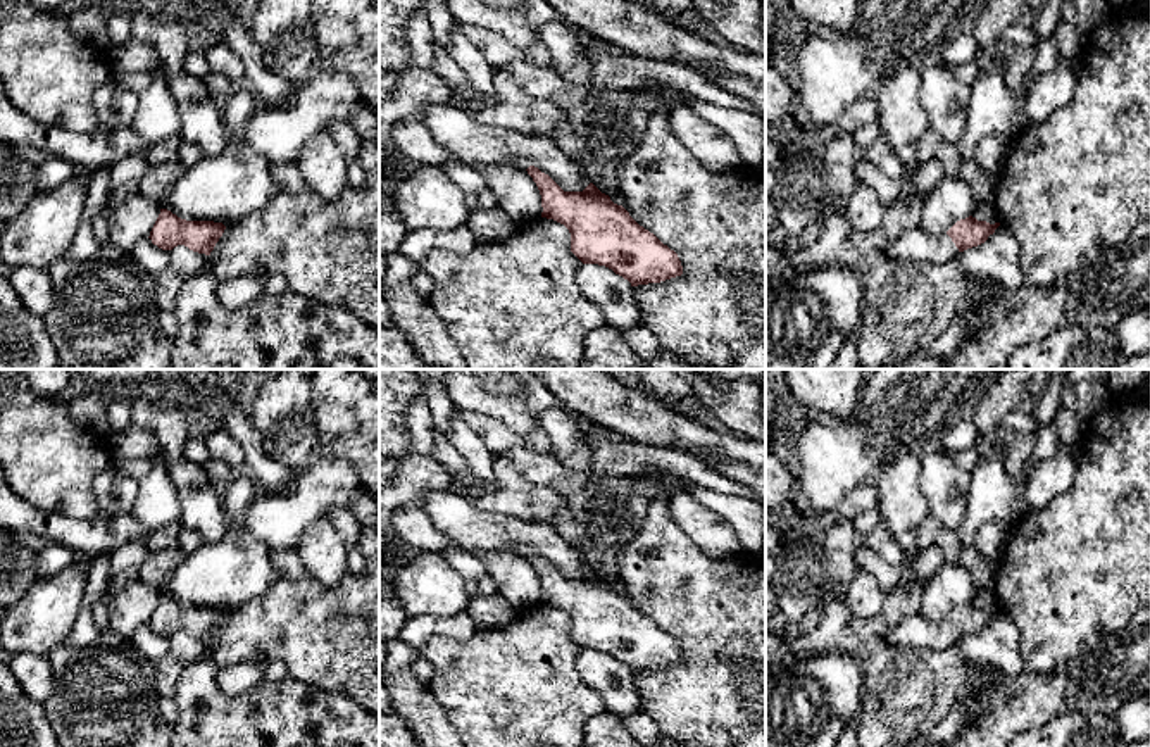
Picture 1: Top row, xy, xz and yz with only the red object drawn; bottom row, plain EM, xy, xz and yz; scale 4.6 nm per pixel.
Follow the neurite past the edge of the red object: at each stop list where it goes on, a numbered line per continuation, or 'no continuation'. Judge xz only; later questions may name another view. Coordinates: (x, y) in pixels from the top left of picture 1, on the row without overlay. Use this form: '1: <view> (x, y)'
no continuation

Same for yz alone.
1: yz (914, 632)

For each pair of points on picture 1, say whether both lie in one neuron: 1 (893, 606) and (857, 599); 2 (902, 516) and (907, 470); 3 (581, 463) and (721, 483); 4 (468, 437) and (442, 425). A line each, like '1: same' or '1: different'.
1: different
2: same
3: different
4: different

